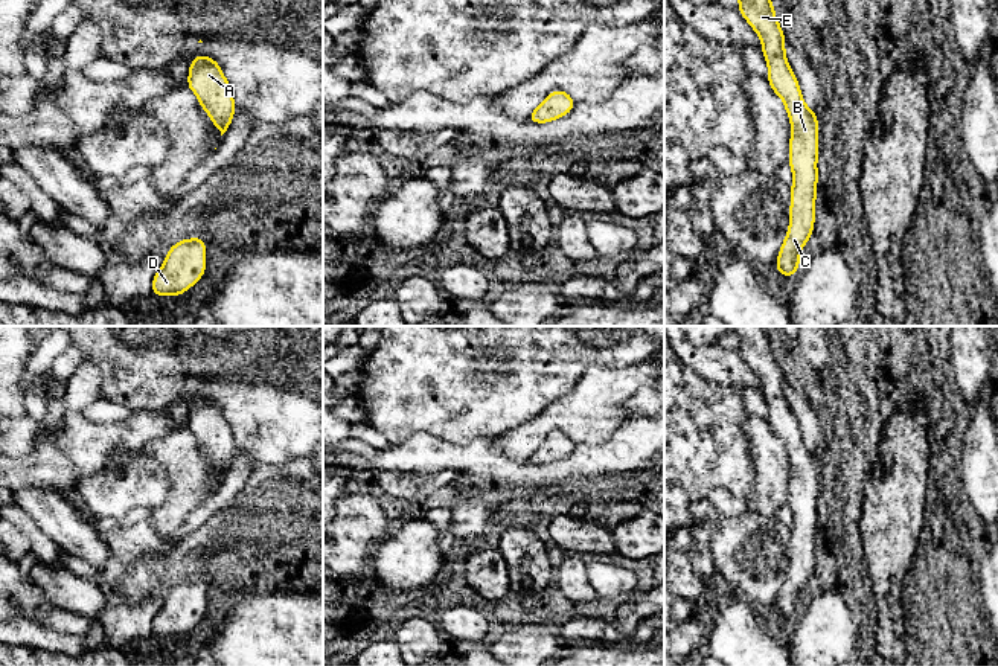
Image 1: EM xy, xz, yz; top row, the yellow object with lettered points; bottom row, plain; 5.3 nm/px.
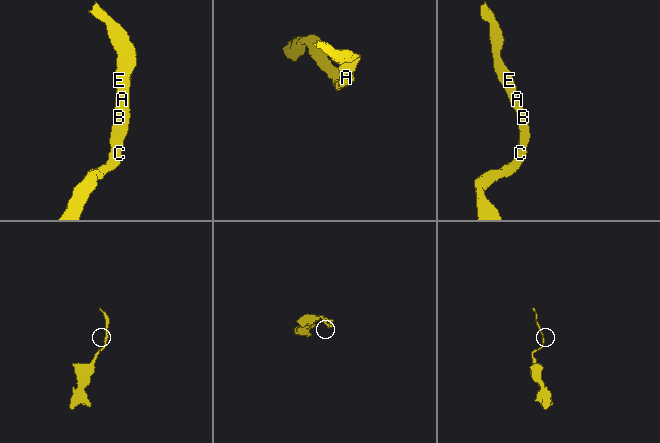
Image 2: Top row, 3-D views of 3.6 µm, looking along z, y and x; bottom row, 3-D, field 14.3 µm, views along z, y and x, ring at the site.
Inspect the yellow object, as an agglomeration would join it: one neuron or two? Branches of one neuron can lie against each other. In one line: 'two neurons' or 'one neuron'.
one neuron

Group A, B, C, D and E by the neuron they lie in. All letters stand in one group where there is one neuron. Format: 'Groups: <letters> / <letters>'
Groups: A B C D E

